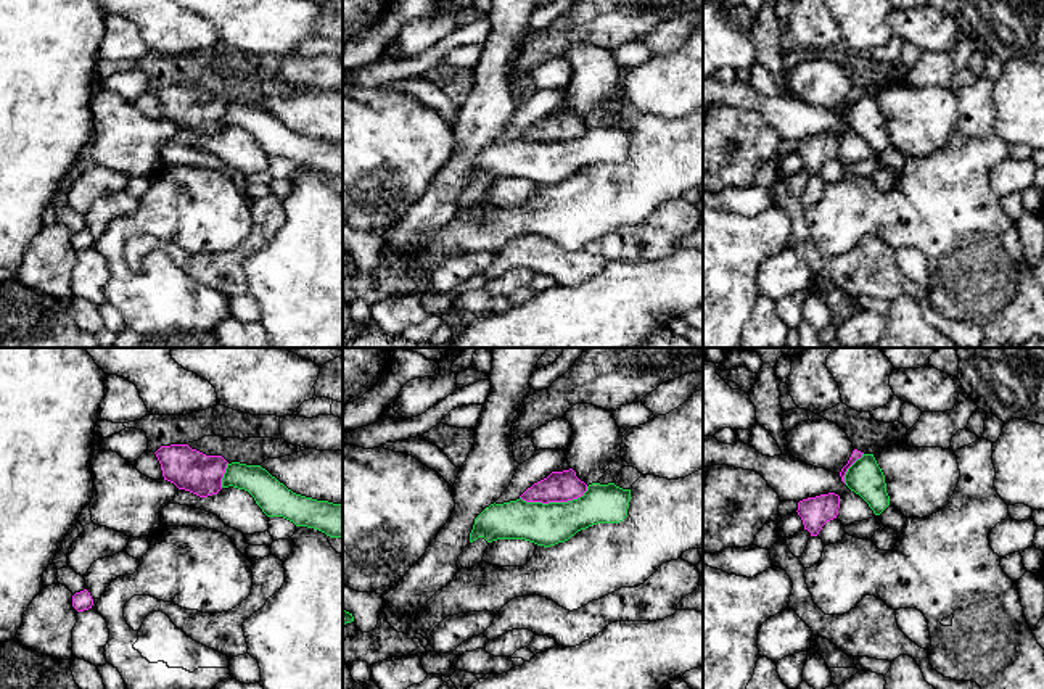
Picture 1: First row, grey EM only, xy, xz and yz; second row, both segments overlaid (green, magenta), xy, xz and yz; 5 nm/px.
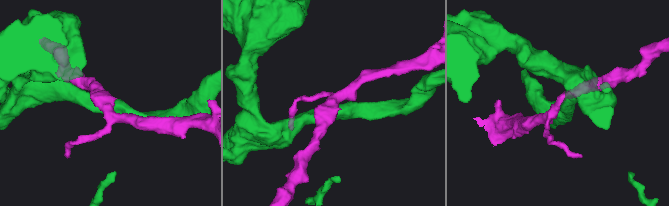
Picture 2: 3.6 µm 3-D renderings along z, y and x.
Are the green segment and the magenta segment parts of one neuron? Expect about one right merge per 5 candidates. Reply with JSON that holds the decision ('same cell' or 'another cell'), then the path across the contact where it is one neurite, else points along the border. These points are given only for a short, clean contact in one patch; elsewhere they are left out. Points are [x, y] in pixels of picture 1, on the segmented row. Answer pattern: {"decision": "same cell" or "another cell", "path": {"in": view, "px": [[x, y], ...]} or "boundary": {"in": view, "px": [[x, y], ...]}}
{"decision": "another cell"}

